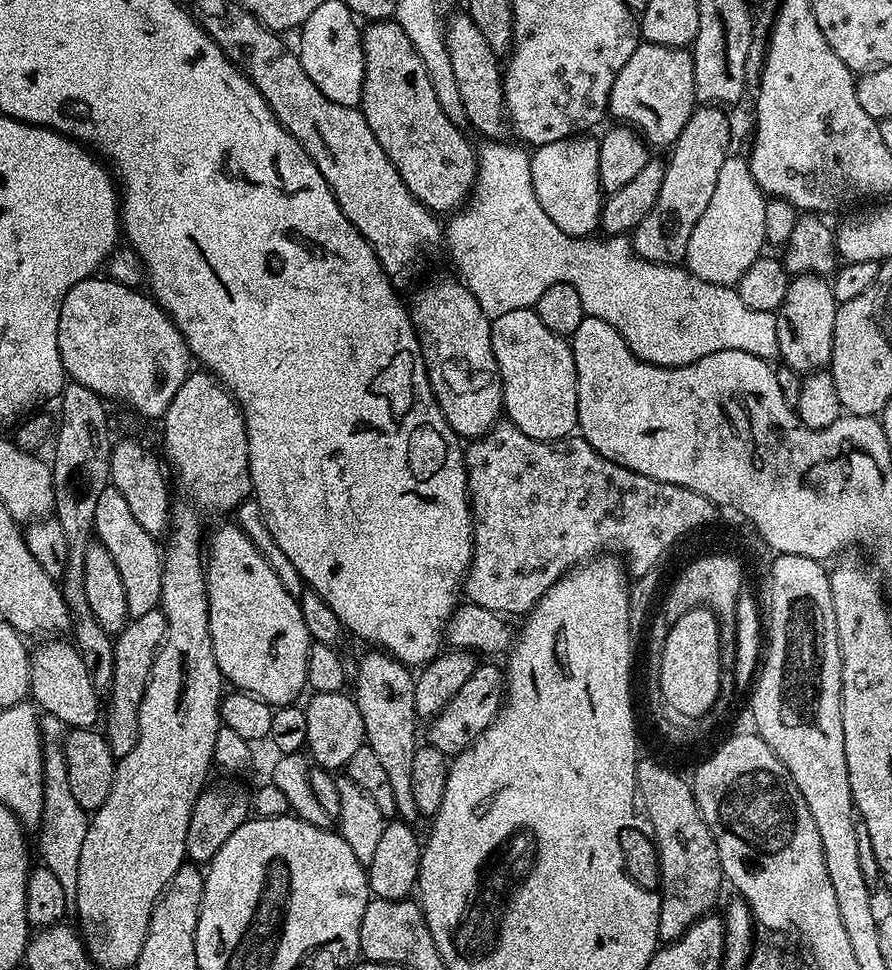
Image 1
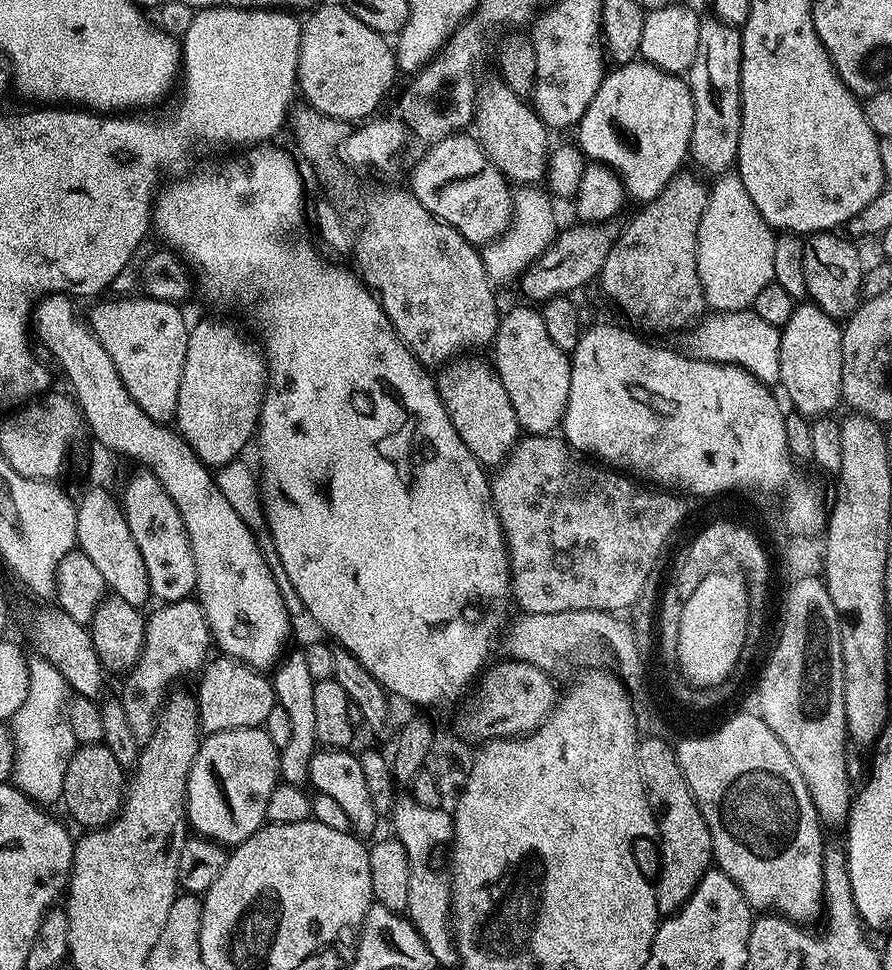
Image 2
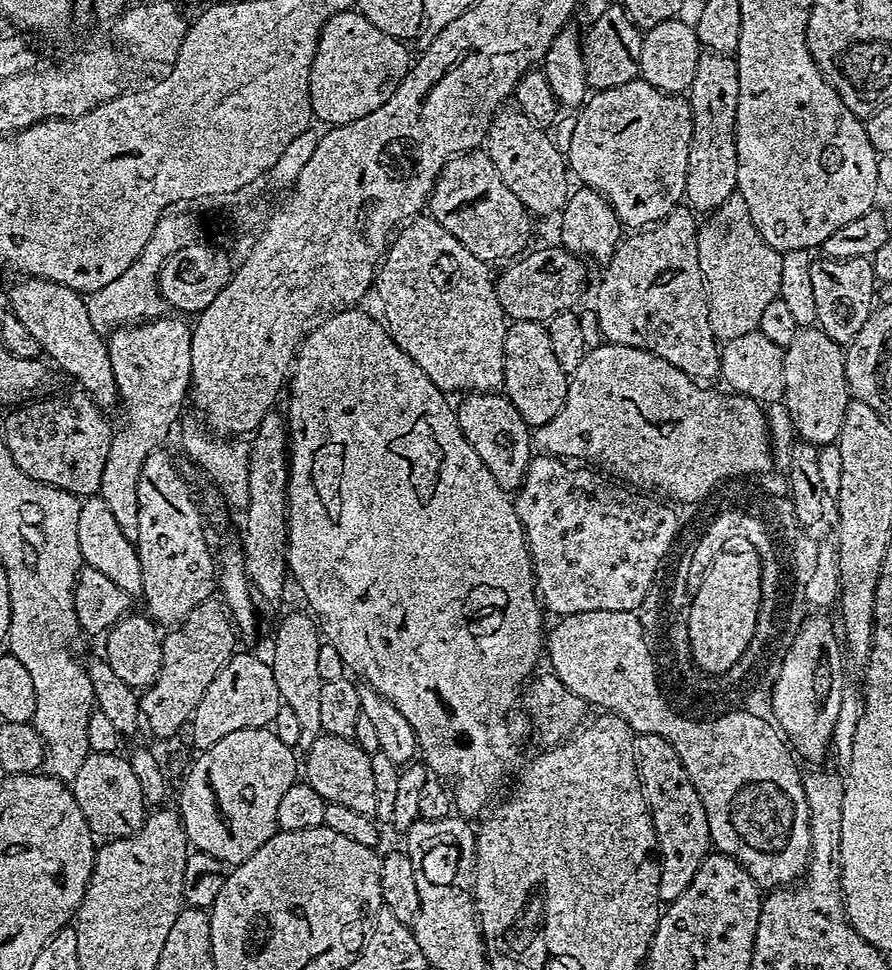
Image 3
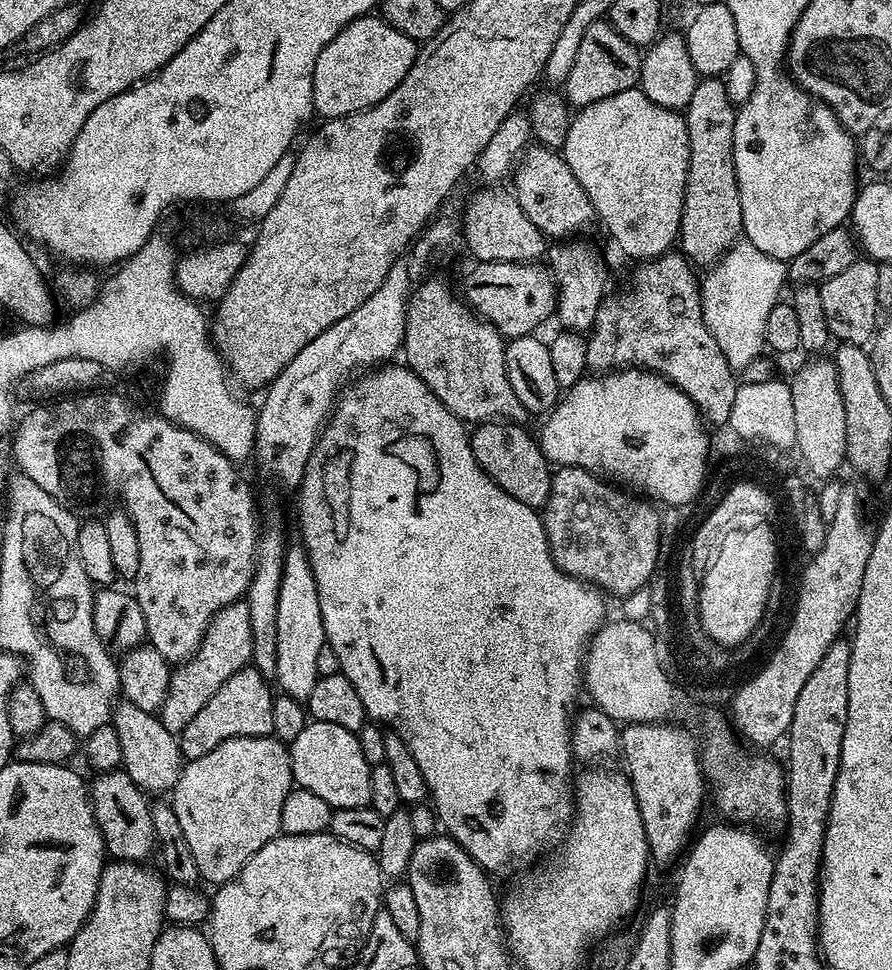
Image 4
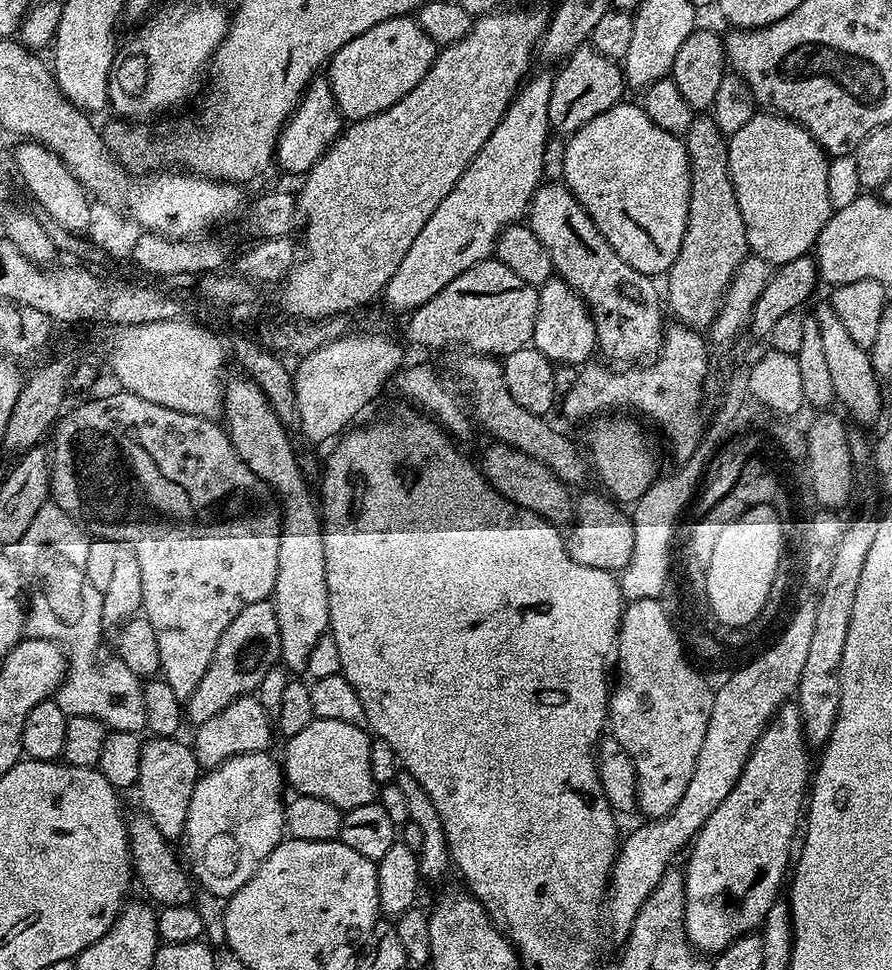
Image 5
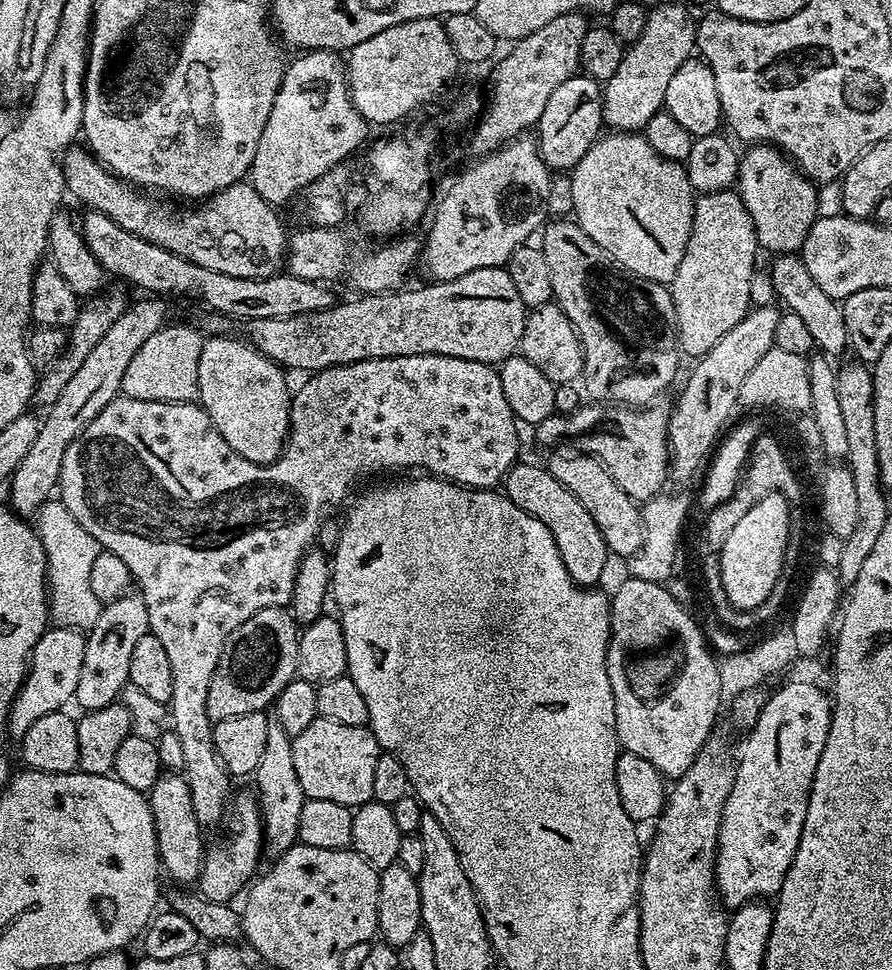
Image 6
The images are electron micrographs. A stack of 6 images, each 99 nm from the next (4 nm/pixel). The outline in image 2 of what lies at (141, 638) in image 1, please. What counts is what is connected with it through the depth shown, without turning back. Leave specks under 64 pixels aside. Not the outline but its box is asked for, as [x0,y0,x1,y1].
[119,599,210,745]

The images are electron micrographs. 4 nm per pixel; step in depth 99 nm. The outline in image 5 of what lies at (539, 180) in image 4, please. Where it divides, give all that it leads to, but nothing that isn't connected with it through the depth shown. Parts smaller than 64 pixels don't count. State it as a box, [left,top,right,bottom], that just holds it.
[526,182,666,362]

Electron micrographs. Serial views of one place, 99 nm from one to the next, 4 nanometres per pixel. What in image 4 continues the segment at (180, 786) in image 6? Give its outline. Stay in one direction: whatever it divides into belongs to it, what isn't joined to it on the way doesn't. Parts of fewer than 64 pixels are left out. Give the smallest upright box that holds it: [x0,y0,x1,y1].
[114,702,186,794]

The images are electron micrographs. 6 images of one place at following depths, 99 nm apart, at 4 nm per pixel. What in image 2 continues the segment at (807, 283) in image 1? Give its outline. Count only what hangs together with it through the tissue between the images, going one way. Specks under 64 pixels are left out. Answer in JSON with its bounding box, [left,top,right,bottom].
[780,302,842,418]

